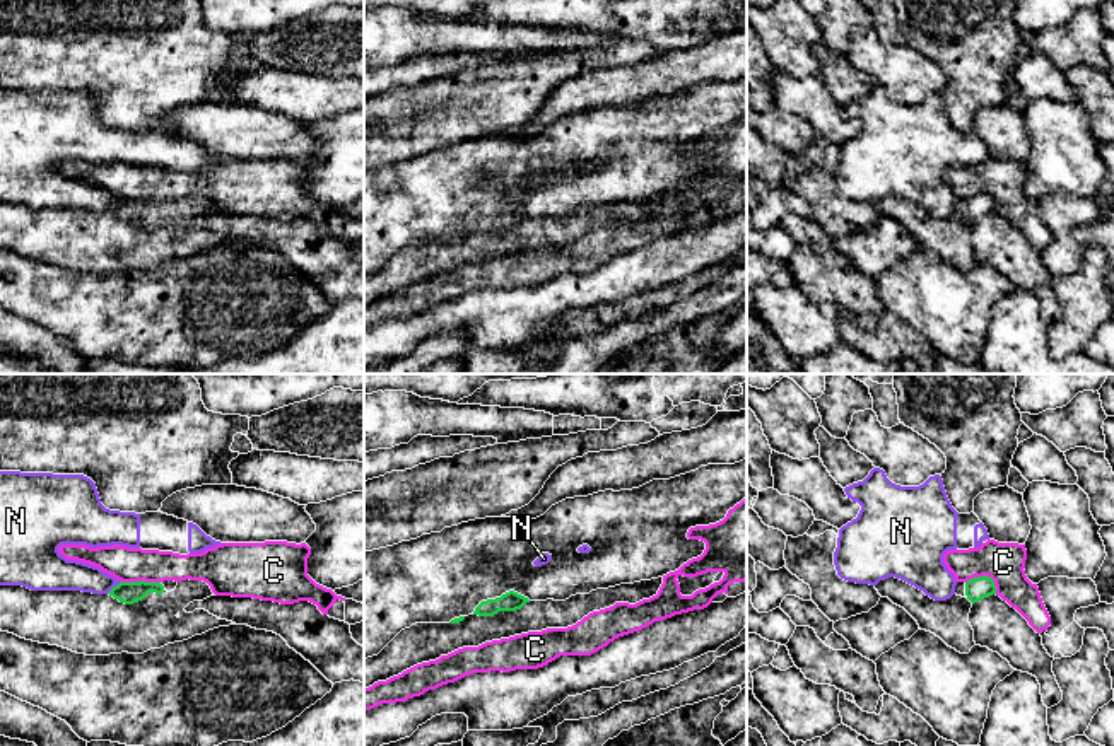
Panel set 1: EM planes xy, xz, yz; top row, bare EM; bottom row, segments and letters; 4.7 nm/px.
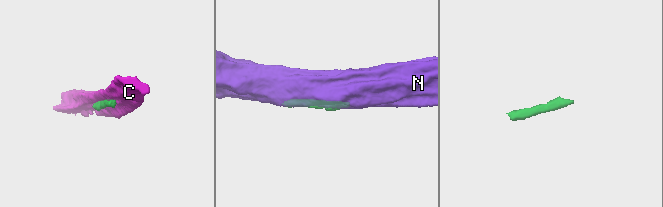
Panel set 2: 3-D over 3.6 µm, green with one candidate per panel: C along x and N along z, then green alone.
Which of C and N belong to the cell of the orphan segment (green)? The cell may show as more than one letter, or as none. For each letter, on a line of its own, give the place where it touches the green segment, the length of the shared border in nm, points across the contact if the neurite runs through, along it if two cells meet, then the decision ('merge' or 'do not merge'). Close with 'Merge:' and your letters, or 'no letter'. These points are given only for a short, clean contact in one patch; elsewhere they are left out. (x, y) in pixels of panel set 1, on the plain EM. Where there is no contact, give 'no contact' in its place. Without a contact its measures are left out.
C: yz (986, 193) | 160 nm | do not merge
N: xy (115, 203) | 90 nm | do not merge
Merge: no letter

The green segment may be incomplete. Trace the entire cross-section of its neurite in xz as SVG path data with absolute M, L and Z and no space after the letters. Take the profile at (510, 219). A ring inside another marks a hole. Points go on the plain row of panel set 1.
M747 77L701 84L632 108L566 116L536 137L475 137L364 169L364 277L378 273L415 241L460 241L468 232L494 234L530 219L566 219L663 195L704 171L704 159L687 155L690 145L723 138L743 116Z

